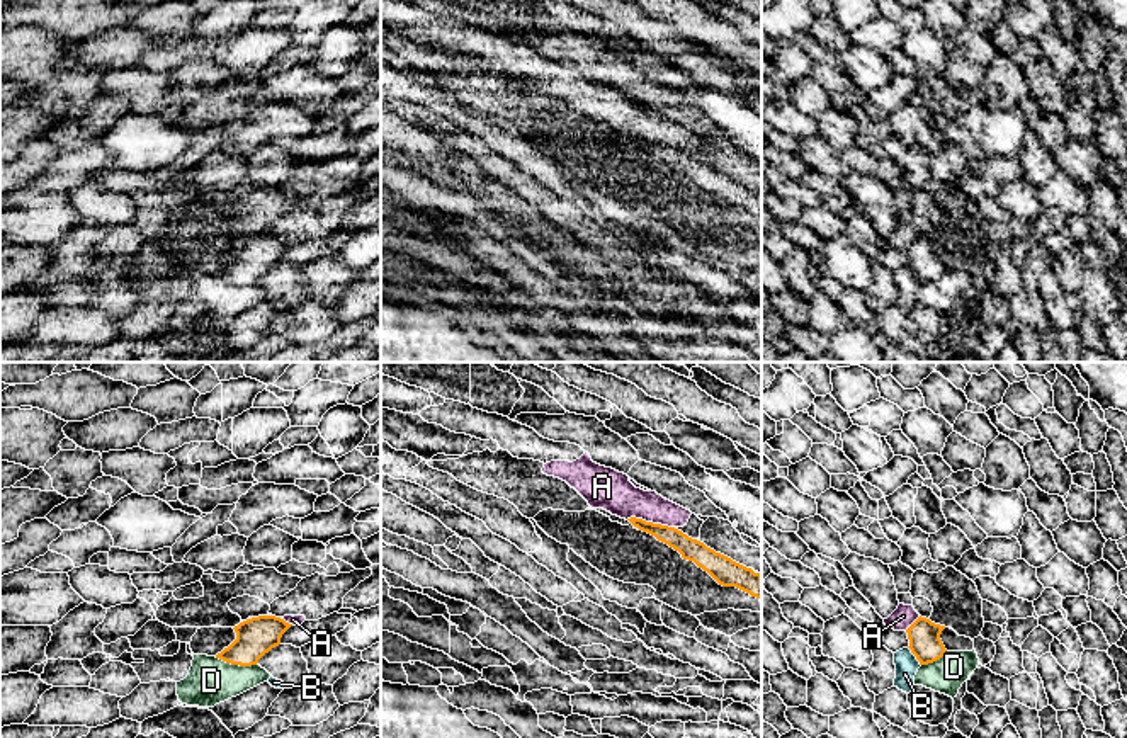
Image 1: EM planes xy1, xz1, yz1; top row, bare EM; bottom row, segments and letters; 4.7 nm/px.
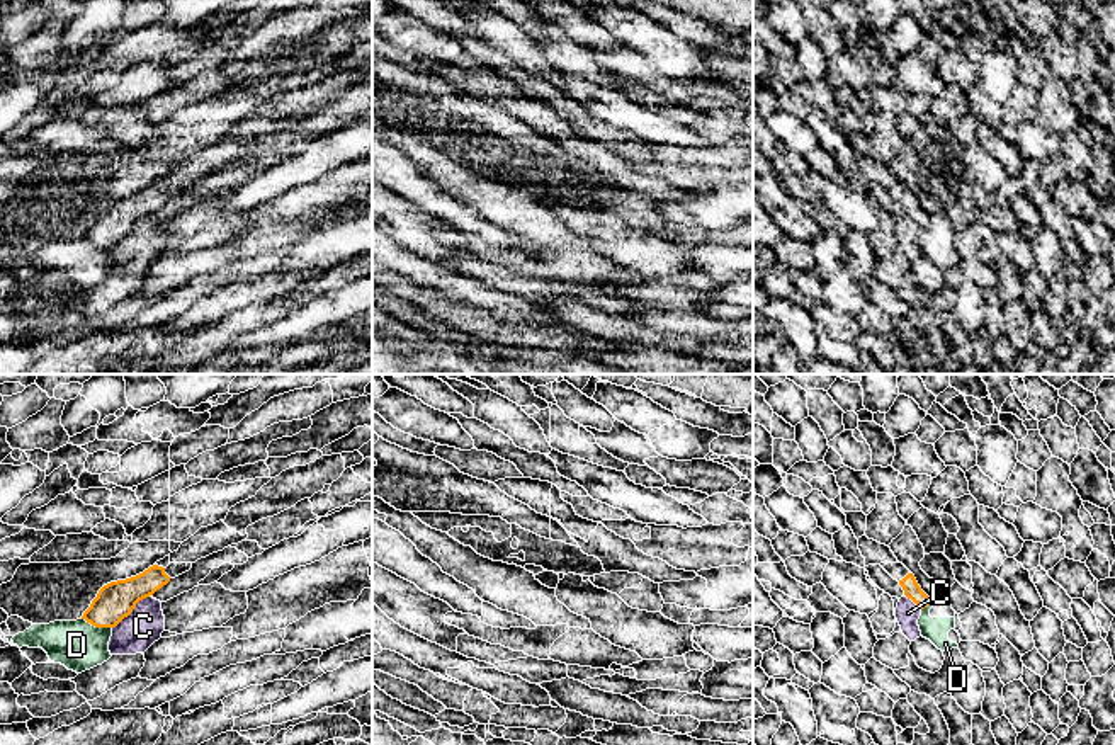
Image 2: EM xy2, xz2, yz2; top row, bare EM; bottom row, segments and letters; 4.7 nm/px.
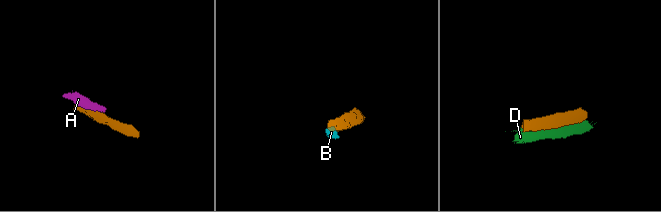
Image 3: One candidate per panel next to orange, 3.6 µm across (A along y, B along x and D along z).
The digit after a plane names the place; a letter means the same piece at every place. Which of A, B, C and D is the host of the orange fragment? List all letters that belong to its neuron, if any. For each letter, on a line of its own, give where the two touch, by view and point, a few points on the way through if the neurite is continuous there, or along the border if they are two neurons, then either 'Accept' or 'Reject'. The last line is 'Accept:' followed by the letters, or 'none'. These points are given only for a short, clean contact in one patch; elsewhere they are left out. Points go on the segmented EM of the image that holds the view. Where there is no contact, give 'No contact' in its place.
A: Touches orange at xz1 (650, 522). Boundary: xz1 (626, 519), (638, 517), (673, 527). Reject
B: Touches orange at yz1 (915, 655). Boundary: yz1 (908, 647), (920, 665). Reject
C: Touches orange at xy2 (131, 611). Boundary: xy2 (148, 596), (113, 628). Reject
D: Touches orange at xy1 (235, 664). Reject
Accept: none

